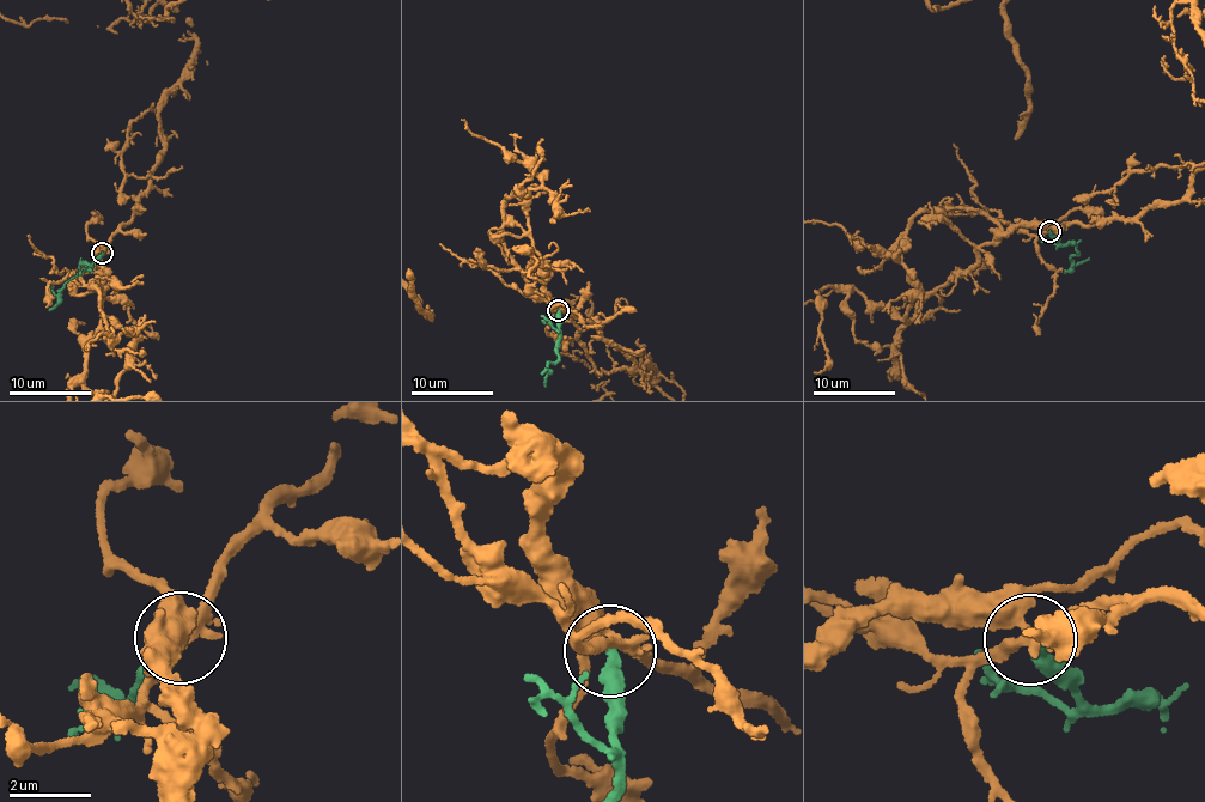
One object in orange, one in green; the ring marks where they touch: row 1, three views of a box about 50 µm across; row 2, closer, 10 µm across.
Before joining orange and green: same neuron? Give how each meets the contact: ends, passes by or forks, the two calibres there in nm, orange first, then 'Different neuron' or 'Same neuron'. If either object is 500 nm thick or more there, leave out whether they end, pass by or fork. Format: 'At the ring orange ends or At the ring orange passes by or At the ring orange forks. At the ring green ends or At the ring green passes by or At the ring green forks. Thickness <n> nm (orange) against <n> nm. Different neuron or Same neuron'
At the ring orange forks. At the ring green ends. Thickness 280 nm (orange) against 320 nm. Different neuron

